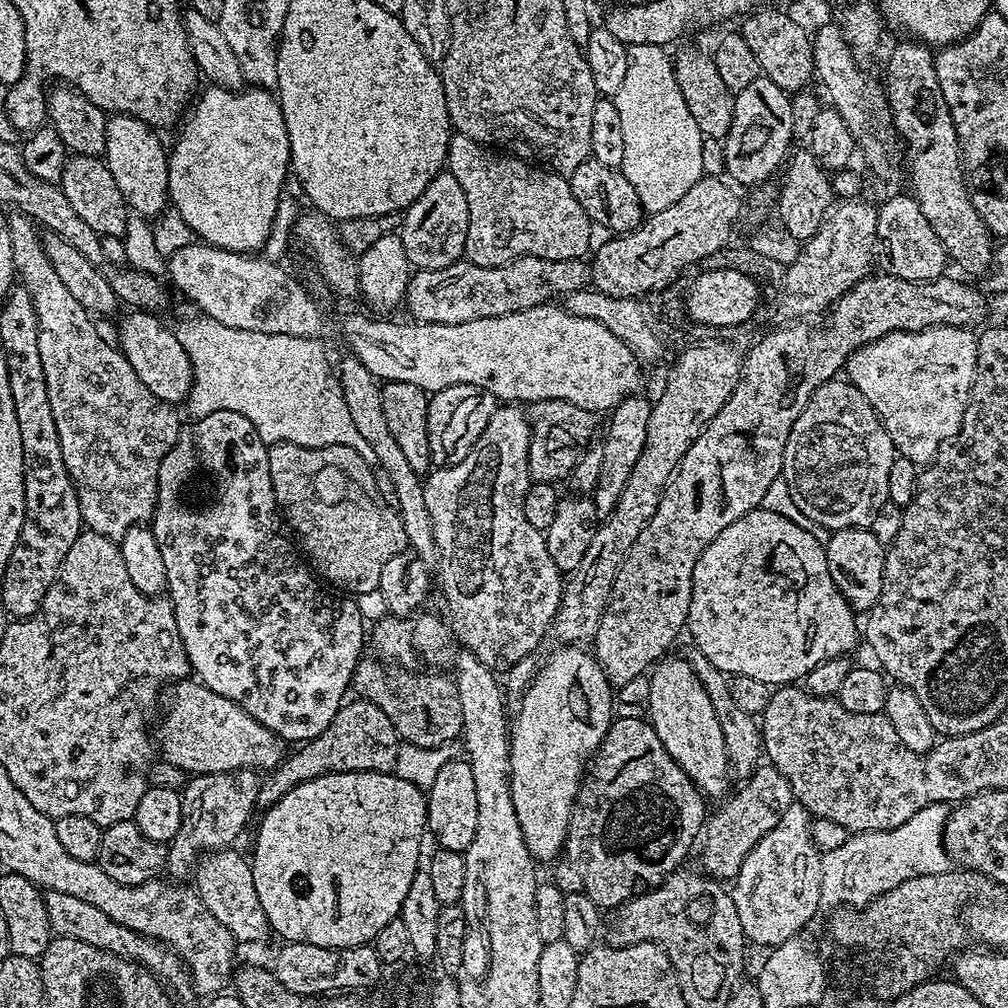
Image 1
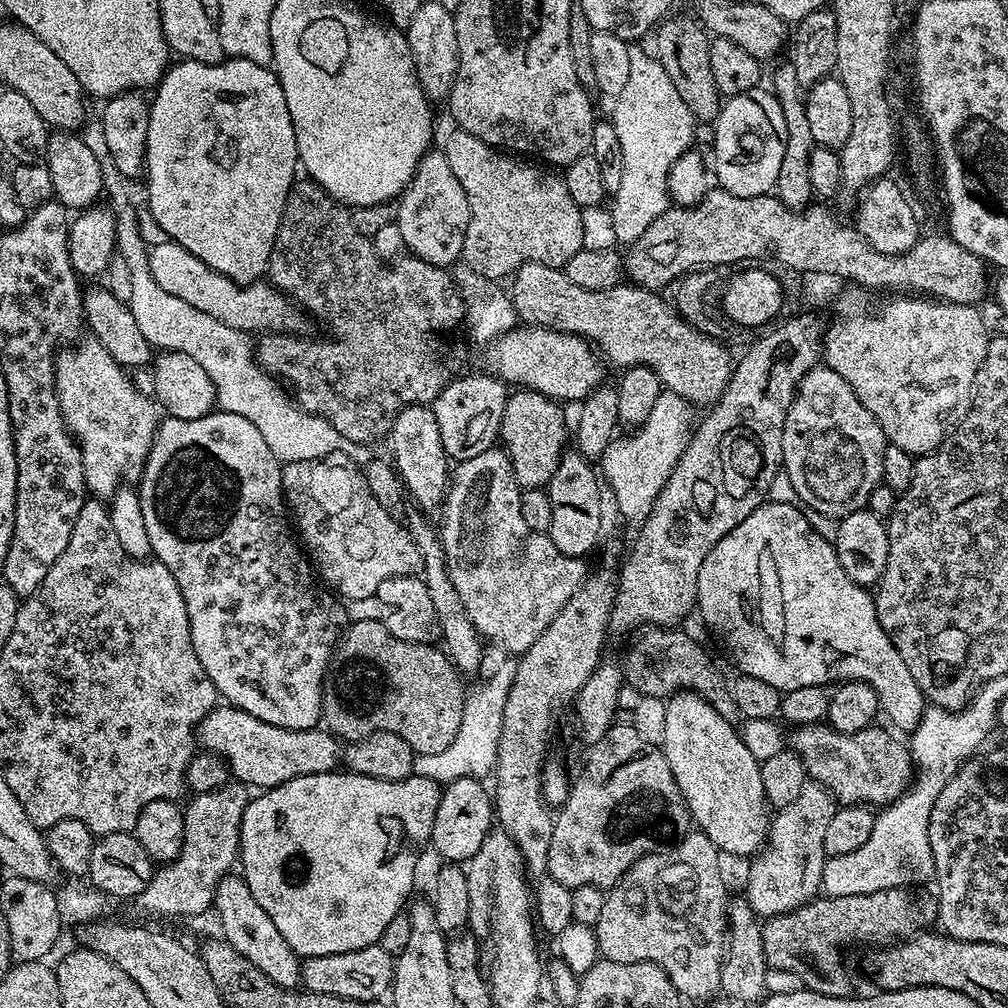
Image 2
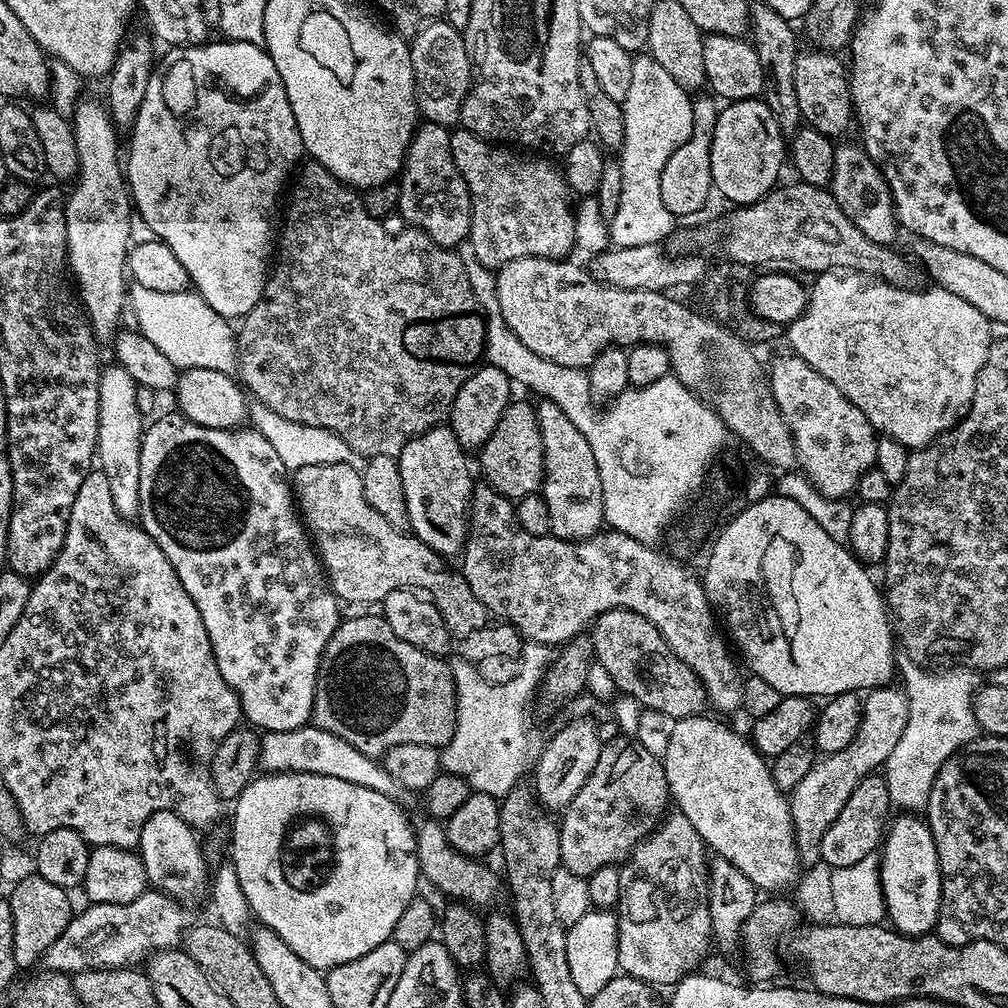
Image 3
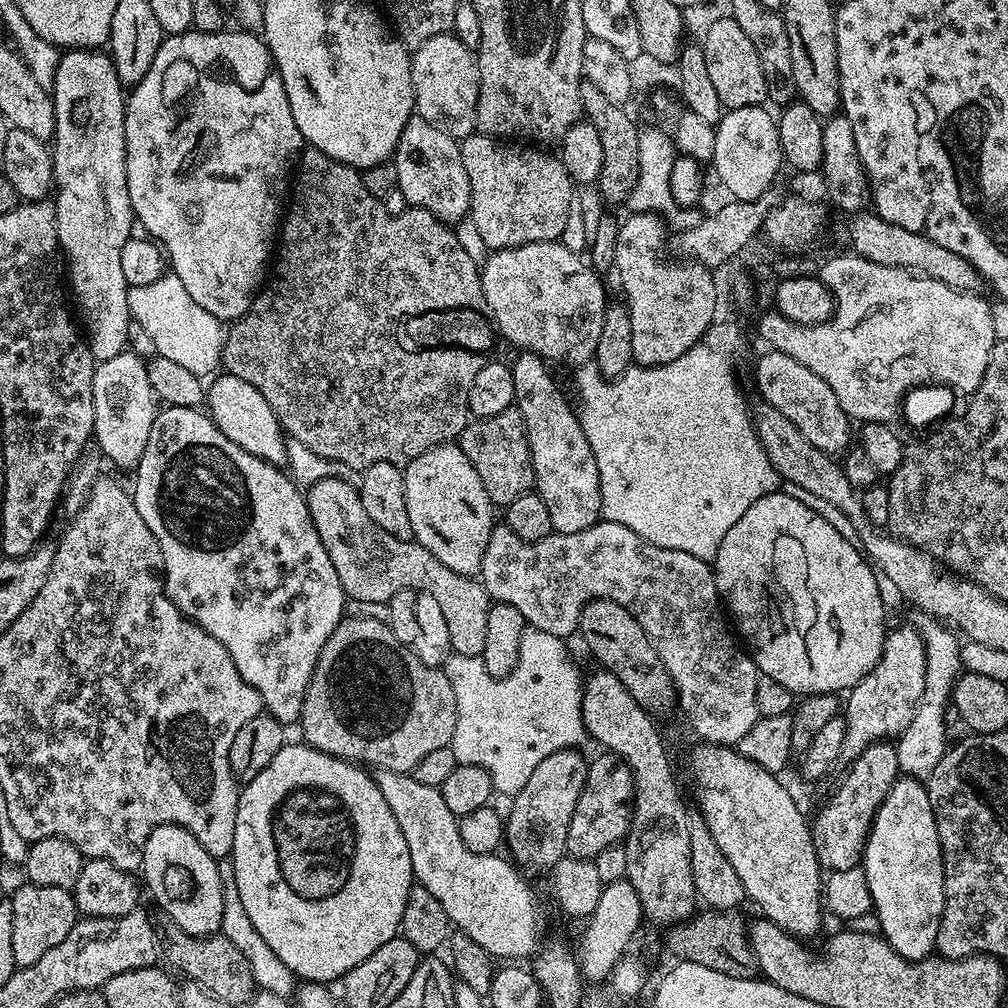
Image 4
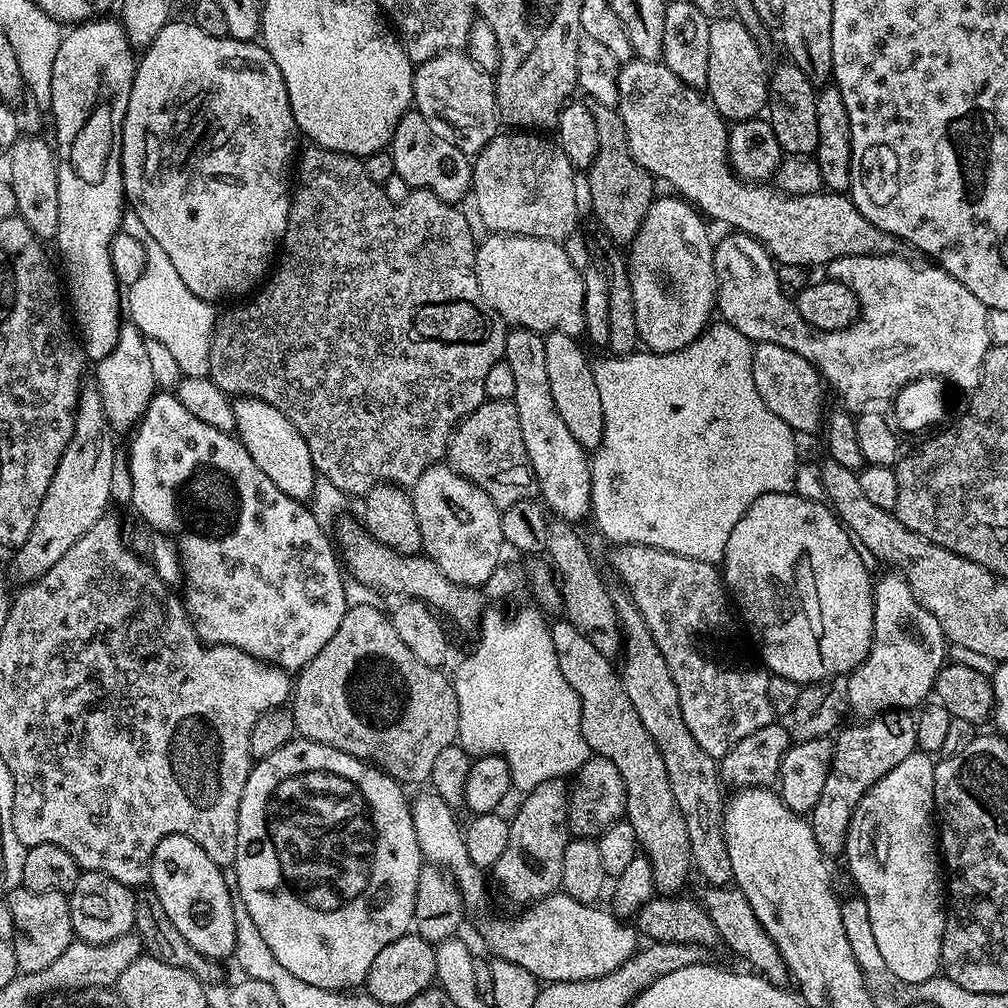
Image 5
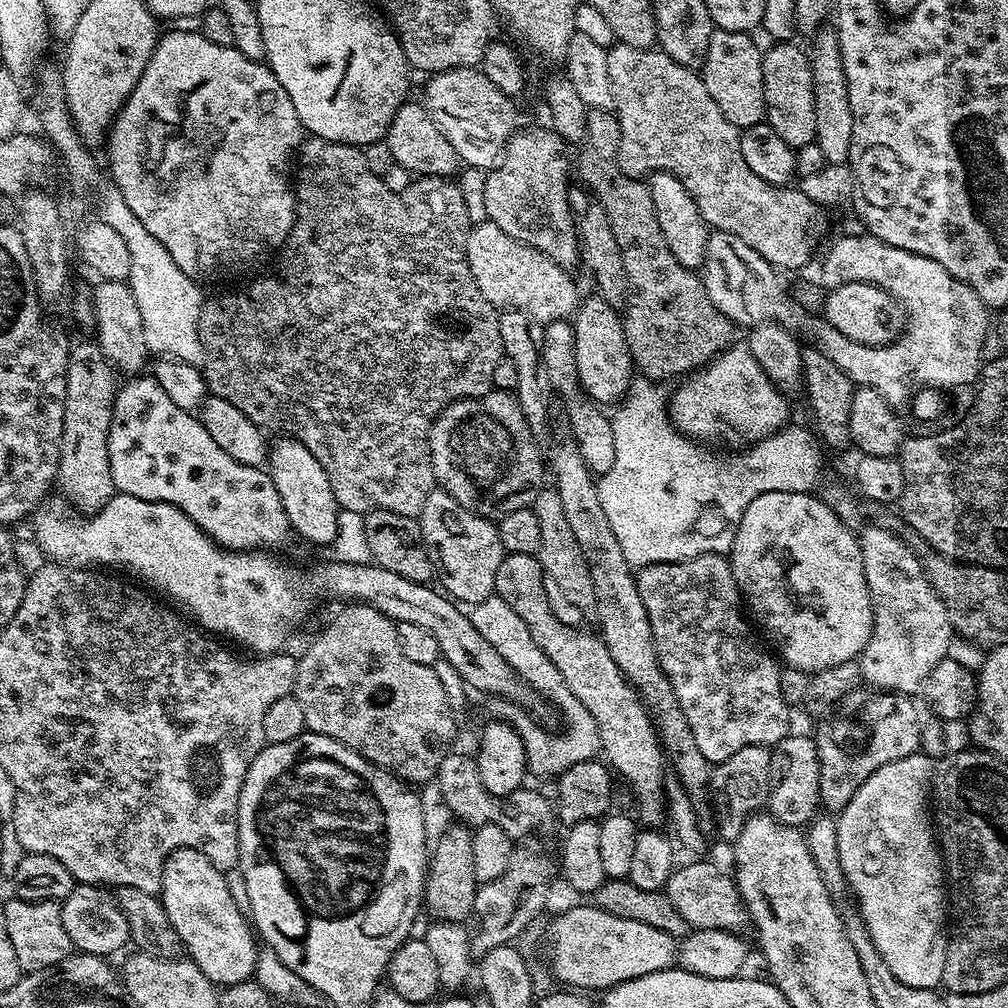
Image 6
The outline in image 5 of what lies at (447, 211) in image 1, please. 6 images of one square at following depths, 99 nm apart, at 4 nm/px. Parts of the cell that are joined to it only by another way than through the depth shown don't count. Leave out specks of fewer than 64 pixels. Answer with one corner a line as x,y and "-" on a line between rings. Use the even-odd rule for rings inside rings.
409,110
398,122
390,145
394,170
411,189
430,190
442,202
459,205
472,187
472,165
469,153
458,150
446,138
434,134
430,121
421,112

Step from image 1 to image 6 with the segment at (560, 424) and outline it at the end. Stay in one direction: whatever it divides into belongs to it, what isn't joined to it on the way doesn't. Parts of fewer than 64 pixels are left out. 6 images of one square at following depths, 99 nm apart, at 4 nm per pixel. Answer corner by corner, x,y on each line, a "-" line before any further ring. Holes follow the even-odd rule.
493,390
473,400
456,400
442,409
428,435
436,484
448,492
454,502
479,516
499,518
510,514
510,510
527,508
546,484
546,460
536,440
537,433
530,430
526,414
522,414
522,406
511,391

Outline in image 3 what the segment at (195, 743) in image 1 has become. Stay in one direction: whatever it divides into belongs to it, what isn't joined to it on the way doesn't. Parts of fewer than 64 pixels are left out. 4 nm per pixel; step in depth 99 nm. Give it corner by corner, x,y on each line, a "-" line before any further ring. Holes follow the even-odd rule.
305,726
298,730
264,732
259,739
259,767
265,773
322,774
328,778
342,778
346,782
354,782
354,786
366,786
366,790
378,790
378,794
386,794
393,798
399,797
398,794
401,795
402,789
399,782
390,778
390,774
379,759
362,754
362,750
354,750
354,746
350,746
350,742
338,738
338,734
330,734
330,730

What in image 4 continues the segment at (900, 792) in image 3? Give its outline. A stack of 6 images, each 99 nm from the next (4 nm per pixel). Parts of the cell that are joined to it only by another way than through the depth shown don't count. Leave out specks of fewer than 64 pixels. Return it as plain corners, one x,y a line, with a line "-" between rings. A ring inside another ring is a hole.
925,612
915,613
914,627
924,637
924,649
926,650
926,686
922,690
922,698
918,710
914,714
914,722
895,741
898,754
898,766
905,776
927,778
938,766
946,749
949,747
948,728
944,725
944,719
950,716
950,701
952,690
956,687
961,675
960,663
961,641
953,629
943,625
933,616

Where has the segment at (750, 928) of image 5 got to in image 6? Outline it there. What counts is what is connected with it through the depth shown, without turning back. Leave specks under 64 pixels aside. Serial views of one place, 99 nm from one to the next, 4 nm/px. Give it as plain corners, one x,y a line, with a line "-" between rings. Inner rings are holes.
696,858
693,864
684,864
673,867
666,885
666,895
670,902
674,902
674,910
686,918
689,929
714,930
722,928
726,932
736,932
750,917
744,907
744,899
740,897
740,890
736,887
735,879
728,876
716,864
708,860

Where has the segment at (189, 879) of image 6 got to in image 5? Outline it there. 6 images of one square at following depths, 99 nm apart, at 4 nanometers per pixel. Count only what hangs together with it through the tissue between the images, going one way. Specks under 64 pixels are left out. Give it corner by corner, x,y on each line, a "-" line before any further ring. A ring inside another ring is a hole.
182,834
162,838
154,850
150,888
158,894
166,918
178,926
182,938
186,938
198,954
217,962
224,962
236,951
234,892
226,884
224,871
198,842

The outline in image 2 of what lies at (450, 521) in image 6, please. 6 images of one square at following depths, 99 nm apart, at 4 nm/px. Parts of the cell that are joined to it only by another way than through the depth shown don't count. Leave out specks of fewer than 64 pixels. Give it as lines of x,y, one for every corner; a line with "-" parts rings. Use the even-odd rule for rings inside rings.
412,404
404,409
394,422
390,433
391,440
391,459
411,499
412,496
416,499
415,507
425,514
432,514
435,508
437,511
443,505
444,498
448,495
450,457
442,446
442,434
438,431
438,422
431,407
426,404

